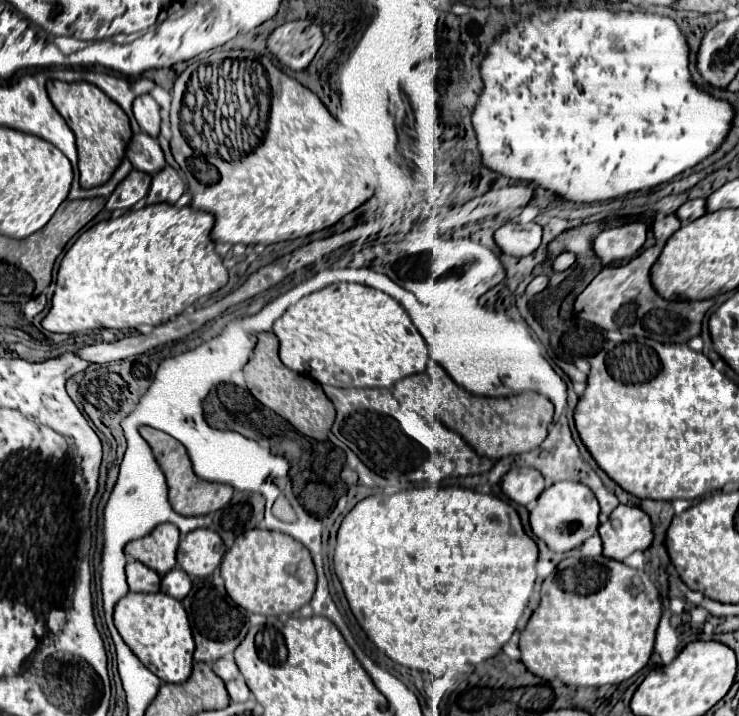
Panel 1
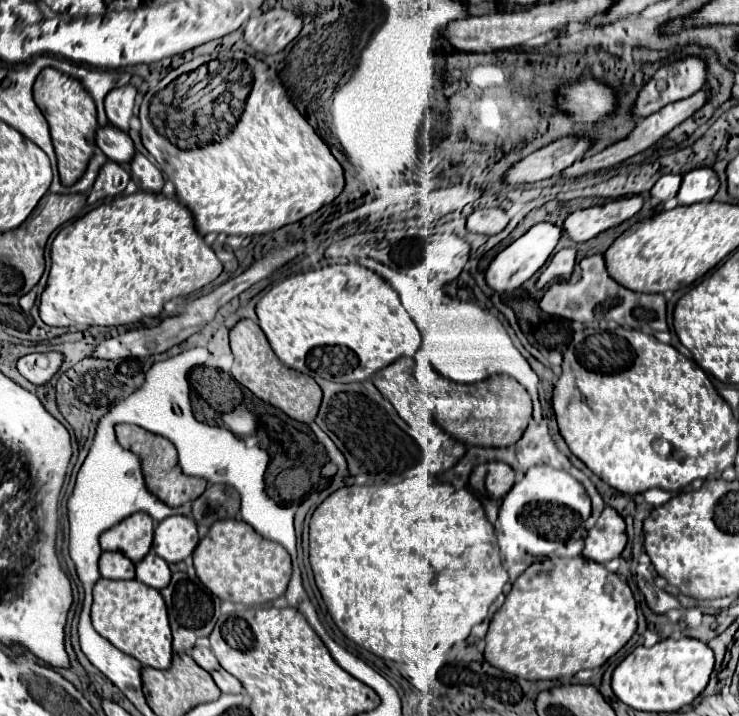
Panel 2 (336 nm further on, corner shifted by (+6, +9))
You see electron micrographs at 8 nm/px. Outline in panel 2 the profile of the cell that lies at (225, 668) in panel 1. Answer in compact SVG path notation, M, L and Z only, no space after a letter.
M193 647L191 657L193 657L193 659L197 661L197 665L203 667L205 671L215 671L215 669L219 669L219 663L217 663L217 659L215 659L215 655L213 655L211 649L205 649L205 647Z

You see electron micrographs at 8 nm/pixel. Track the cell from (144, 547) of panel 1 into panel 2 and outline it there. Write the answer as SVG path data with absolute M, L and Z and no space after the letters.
M133 513L101 535L103 551L119 551L133 563L141 561L153 543L155 523L147 513Z

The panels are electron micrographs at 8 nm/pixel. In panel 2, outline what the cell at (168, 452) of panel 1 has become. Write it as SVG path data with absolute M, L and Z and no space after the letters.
M115 425L115 435L117 435L117 441L123 449L129 449L133 451L139 459L141 459L141 471L143 471L143 477L145 477L145 485L147 489L157 497L161 499L165 505L169 507L179 507L187 501L195 501L207 487L207 481L205 479L199 479L199 477L189 477L181 471L179 463L177 463L177 451L175 451L175 445L171 445L169 439L165 437L159 437L155 433L149 433L137 425Z

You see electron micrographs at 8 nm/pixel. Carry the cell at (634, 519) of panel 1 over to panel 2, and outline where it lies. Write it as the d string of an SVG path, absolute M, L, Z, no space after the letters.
M605 507L597 523L589 529L587 537L583 539L585 547L581 555L595 563L607 563L621 555L625 543L627 543L625 521L615 509Z

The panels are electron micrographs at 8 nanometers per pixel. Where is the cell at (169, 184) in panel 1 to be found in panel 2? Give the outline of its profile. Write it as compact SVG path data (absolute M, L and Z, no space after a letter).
M135 153L133 161L131 161L131 179L137 183L137 187L141 191L159 193L163 187L161 171L143 153Z

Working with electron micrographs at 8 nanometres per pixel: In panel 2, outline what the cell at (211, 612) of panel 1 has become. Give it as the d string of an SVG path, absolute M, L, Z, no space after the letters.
M177 571L177 573L173 573L171 583L167 587L163 587L159 593L167 605L175 653L191 649L195 645L197 637L207 637L213 631L213 627L219 619L221 601L207 587L203 587L197 577L189 577L189 573L185 573L185 571Z

